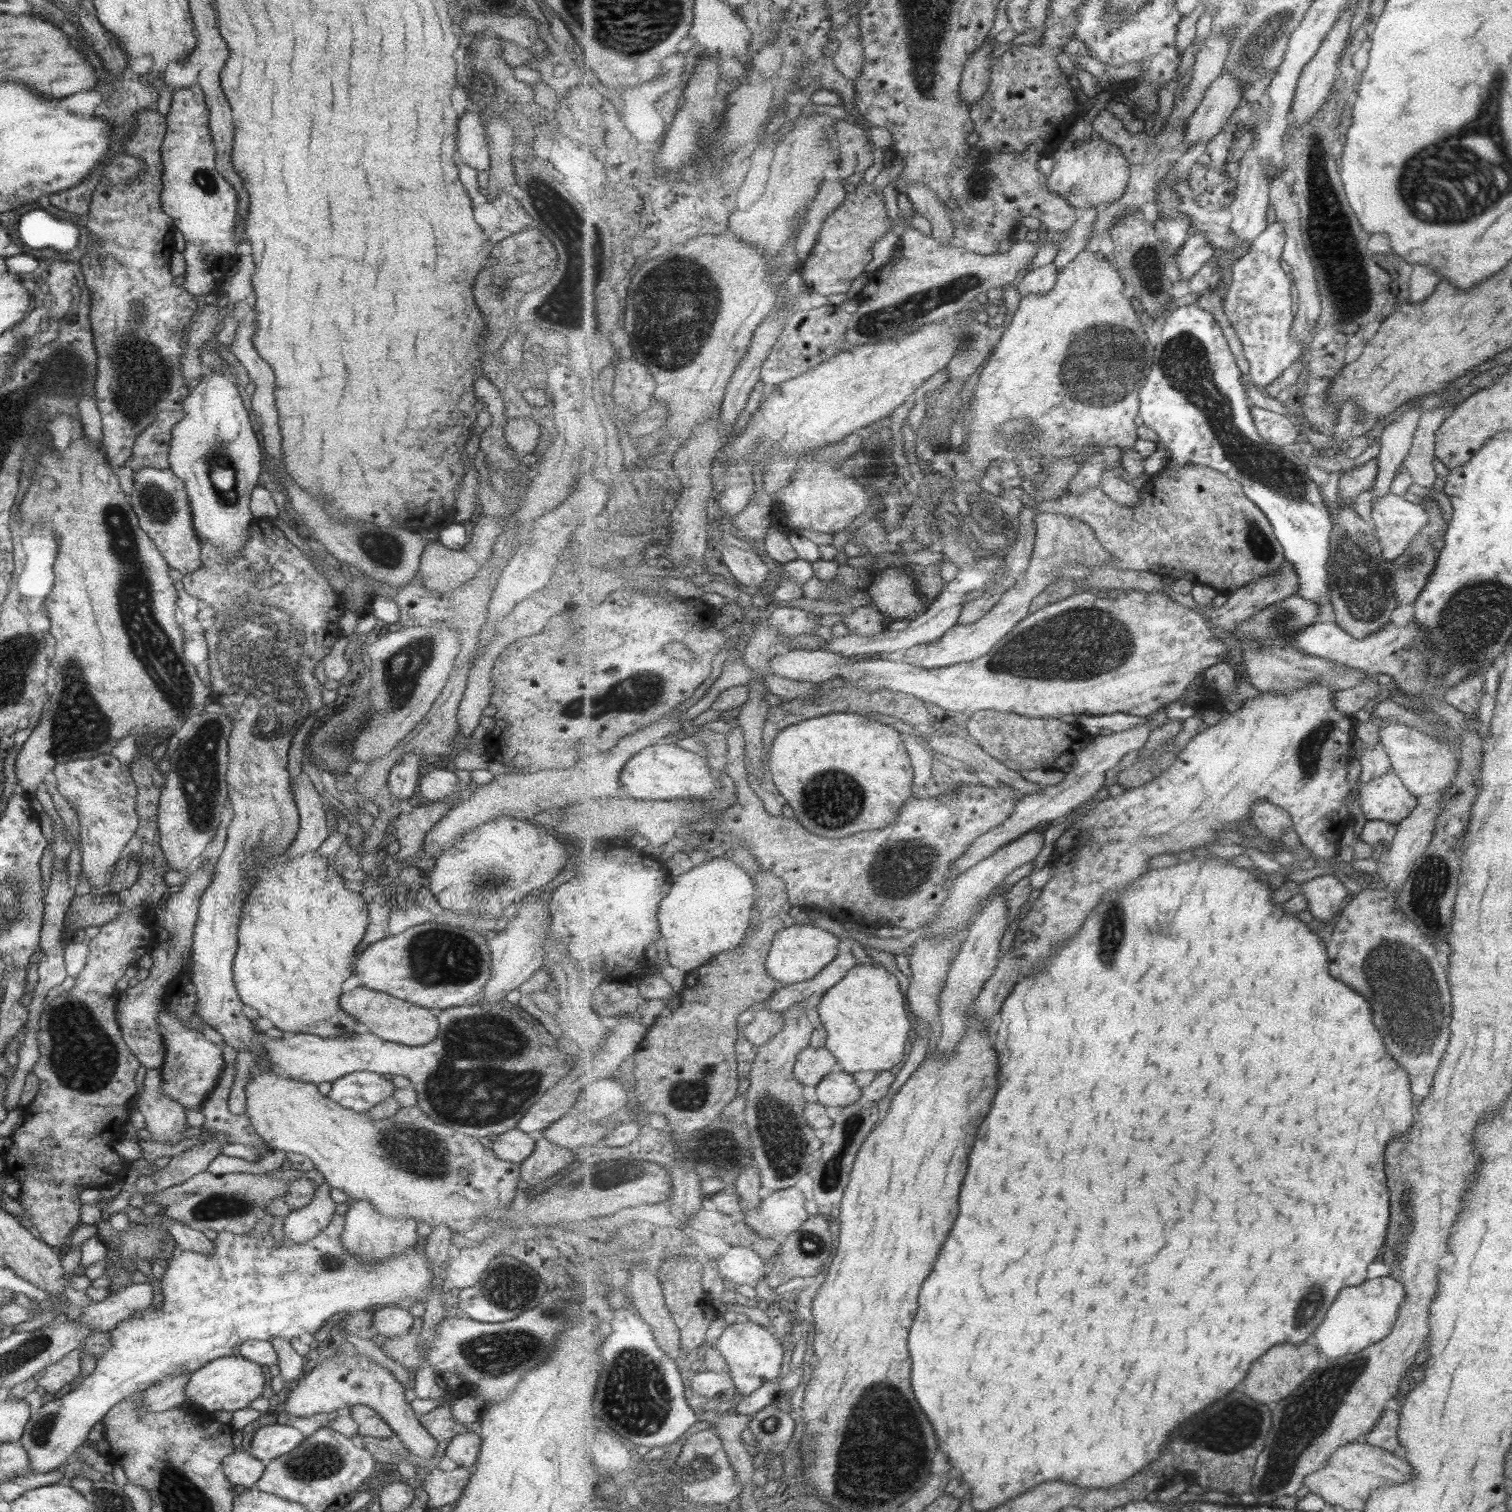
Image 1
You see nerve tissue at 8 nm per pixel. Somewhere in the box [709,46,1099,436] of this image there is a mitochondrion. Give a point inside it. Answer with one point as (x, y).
(907, 312)

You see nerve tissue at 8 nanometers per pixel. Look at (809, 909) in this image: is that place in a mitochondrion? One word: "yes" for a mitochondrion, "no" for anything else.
no

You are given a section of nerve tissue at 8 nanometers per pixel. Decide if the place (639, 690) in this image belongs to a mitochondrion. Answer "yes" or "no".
yes

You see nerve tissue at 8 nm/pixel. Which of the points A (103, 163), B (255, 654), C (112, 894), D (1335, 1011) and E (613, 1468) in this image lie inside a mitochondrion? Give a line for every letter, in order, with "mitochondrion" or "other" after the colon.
A: other
B: mitochondrion
C: other
D: other
E: other

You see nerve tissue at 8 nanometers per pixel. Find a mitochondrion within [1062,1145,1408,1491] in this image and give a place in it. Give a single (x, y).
(1309, 1304)

